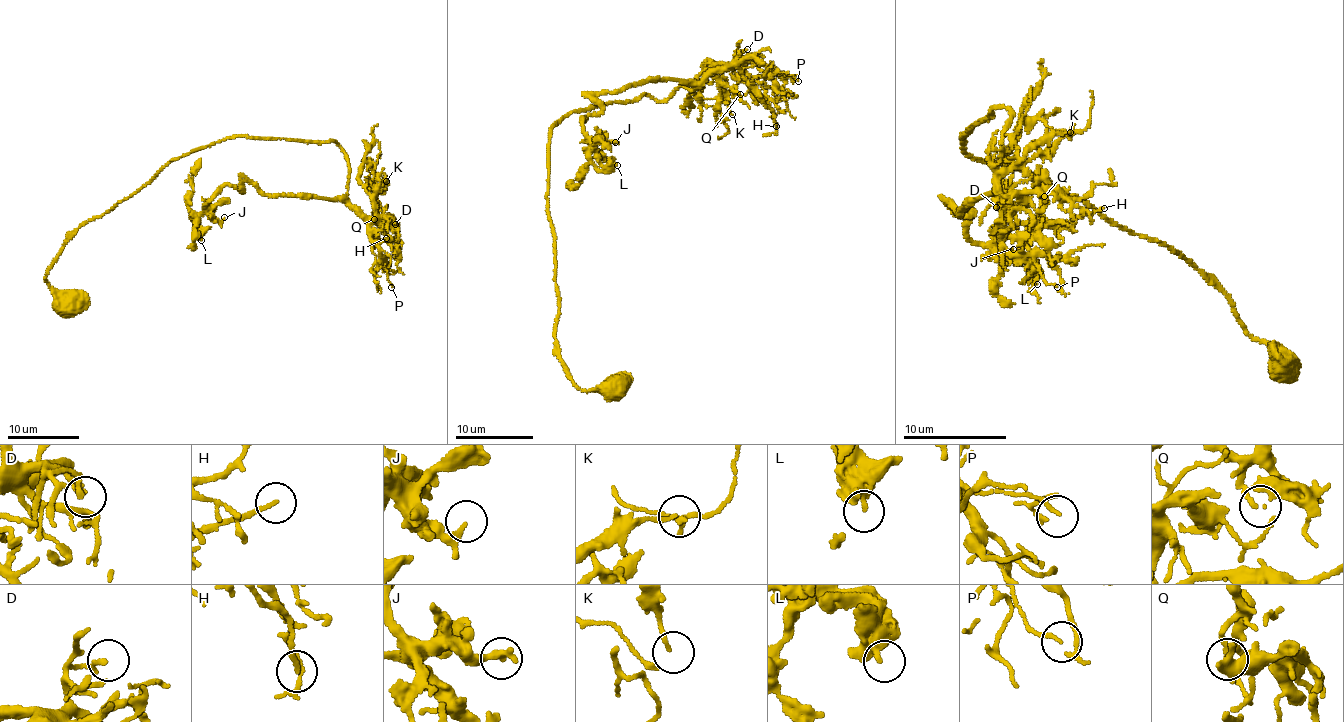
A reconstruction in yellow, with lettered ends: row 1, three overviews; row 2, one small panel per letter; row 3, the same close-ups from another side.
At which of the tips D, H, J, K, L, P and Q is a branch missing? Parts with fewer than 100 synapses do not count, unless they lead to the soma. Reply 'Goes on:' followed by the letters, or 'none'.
Goes on: none

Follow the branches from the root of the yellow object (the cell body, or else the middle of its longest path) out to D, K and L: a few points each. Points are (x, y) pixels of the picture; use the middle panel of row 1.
D: (614, 386), (585, 391), (572, 382), (555, 337), (549, 133), (572, 112), (697, 90), (747, 49)
K: (614, 386), (585, 391), (572, 382), (555, 337), (549, 133), (572, 112), (697, 90), (721, 65), (732, 114)
L: (614, 386), (572, 382), (555, 337), (549, 133), (695, 85), (594, 95), (583, 135), (617, 165)

